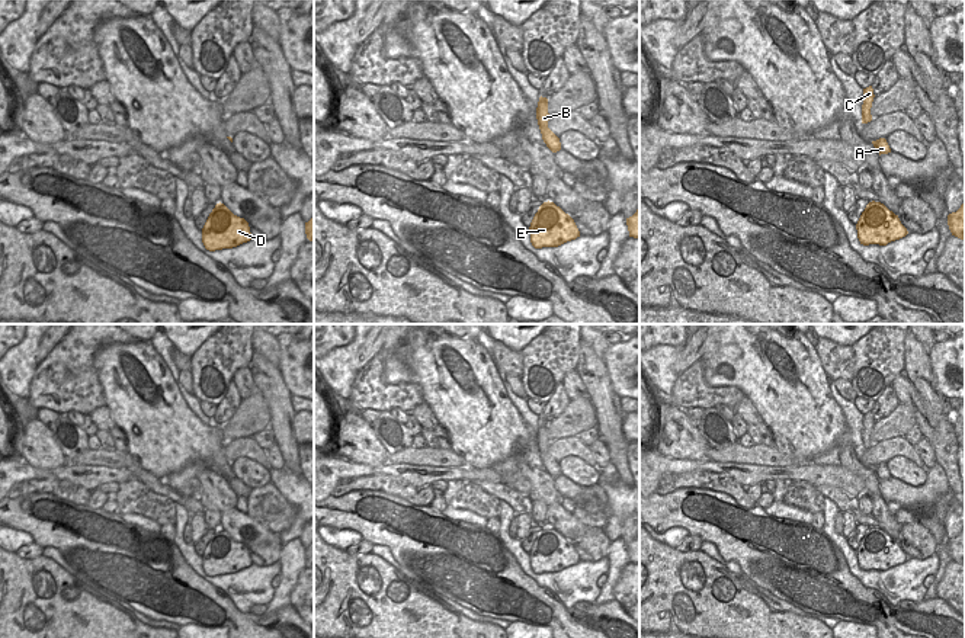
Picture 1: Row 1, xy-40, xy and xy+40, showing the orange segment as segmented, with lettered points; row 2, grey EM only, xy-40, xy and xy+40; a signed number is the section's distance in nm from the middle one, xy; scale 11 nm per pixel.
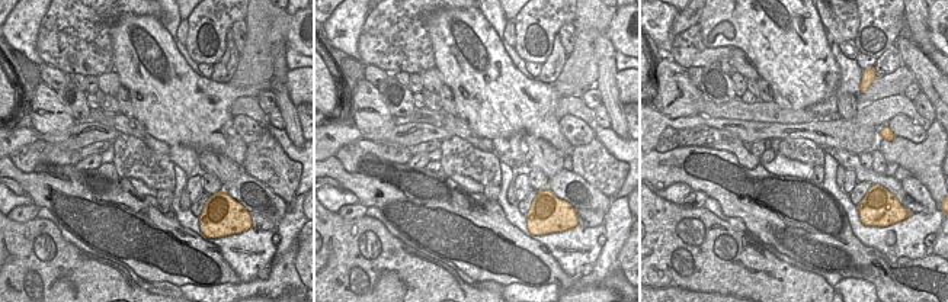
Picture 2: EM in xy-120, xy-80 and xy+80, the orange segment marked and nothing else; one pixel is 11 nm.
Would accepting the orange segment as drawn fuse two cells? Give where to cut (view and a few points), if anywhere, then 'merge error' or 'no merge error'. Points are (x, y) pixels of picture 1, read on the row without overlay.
no cut; no merge error

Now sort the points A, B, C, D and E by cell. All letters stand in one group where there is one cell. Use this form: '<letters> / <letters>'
A B C D E

